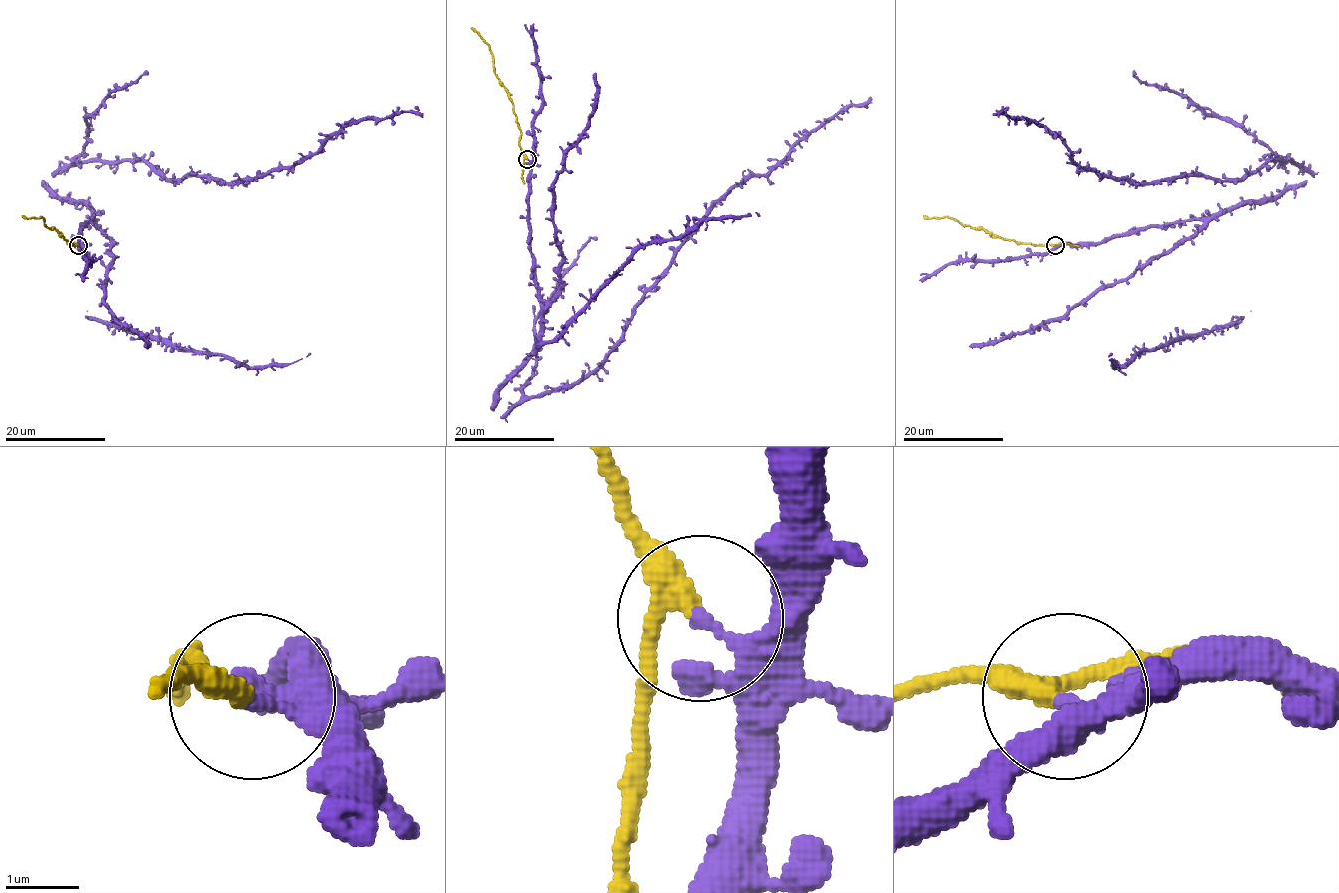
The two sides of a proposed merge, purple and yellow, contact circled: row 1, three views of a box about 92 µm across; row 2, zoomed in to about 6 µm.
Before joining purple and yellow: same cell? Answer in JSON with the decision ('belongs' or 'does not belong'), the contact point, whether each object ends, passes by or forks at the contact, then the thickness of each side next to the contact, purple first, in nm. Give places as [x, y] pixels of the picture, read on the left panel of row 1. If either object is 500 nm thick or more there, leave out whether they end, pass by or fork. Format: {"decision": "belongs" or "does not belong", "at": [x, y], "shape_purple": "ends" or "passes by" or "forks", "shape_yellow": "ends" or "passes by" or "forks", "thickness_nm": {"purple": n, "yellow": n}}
{"decision": "does not belong", "at": [78, 245], "shape_purple": "ends", "shape_yellow": "passes by", "thickness_nm": {"purple": 240, "yellow": 260}}

